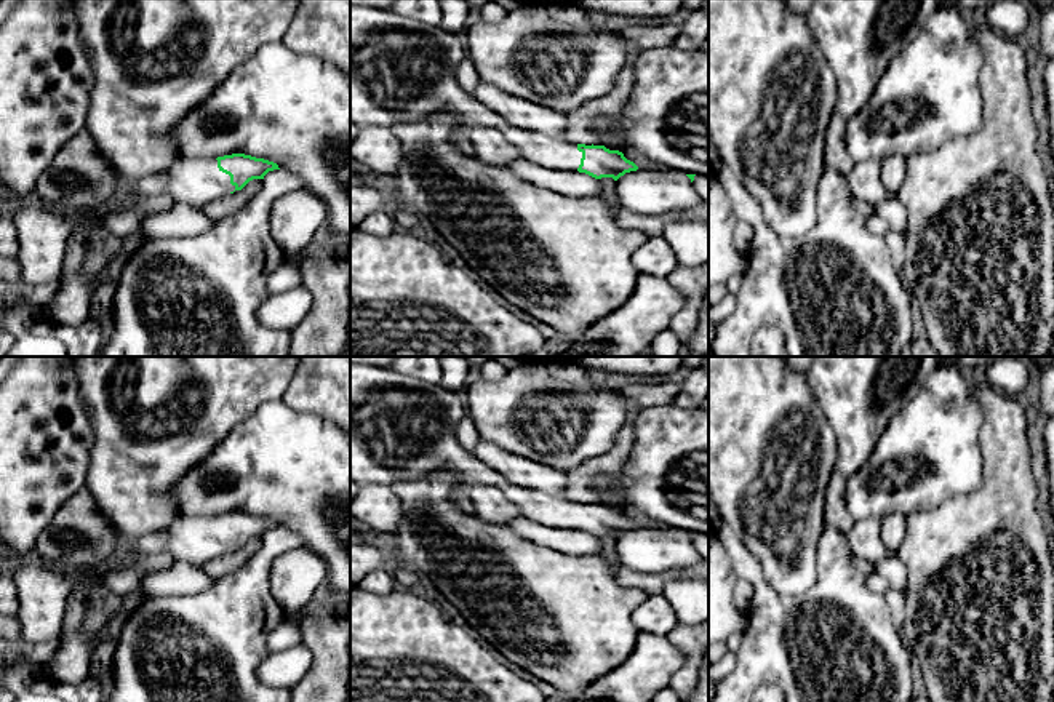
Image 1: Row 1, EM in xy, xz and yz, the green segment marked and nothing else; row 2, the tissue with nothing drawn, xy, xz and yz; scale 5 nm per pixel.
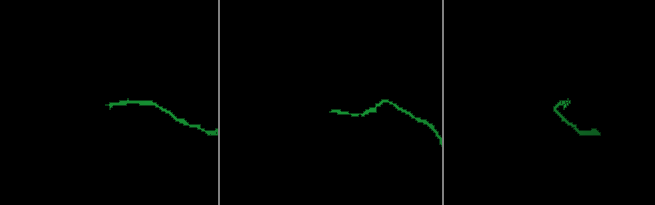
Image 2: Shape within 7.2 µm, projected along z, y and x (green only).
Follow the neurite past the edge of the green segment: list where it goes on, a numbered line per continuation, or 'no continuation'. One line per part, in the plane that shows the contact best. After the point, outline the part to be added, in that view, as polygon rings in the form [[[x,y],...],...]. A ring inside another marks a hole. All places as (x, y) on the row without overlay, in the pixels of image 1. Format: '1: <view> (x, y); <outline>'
1: xy (195, 541); [[[179,517],[168,528],[166,553],[178,561],[203,568],[206,561],[235,548],[230,534],[218,526],[216,517]]]

